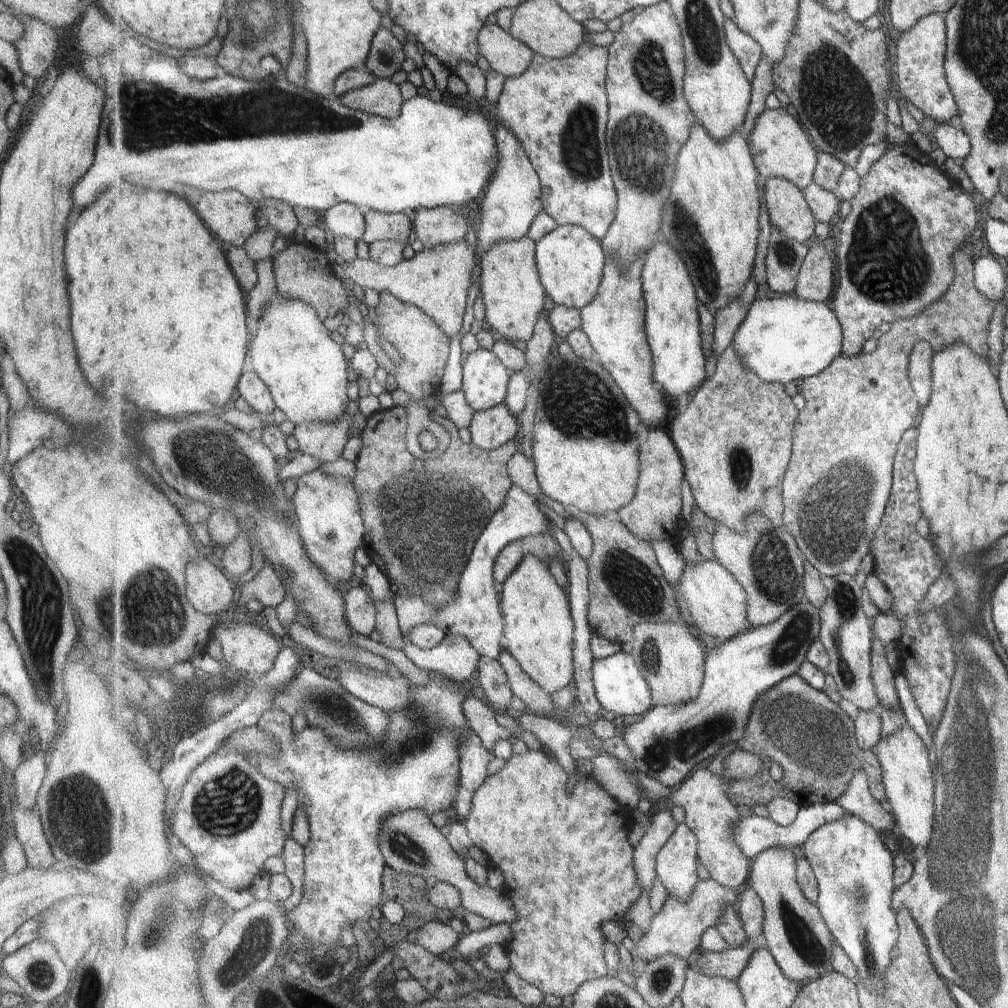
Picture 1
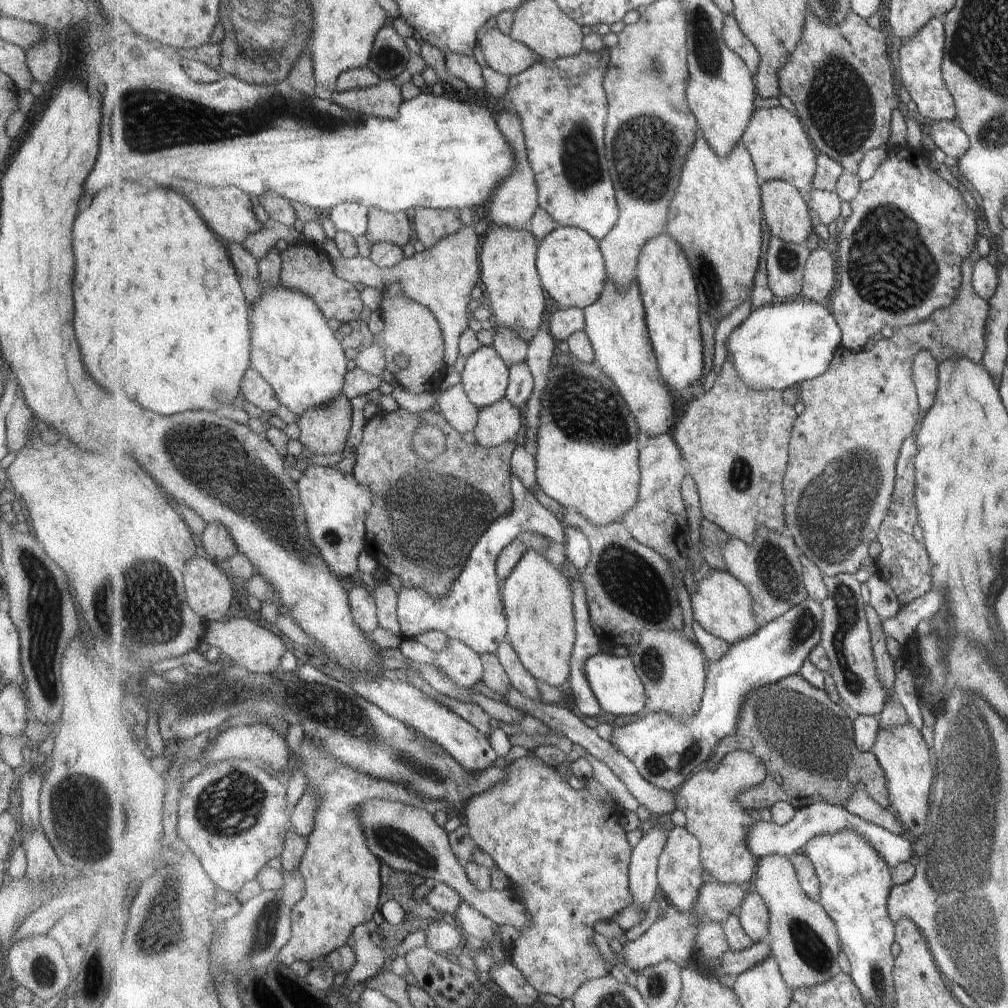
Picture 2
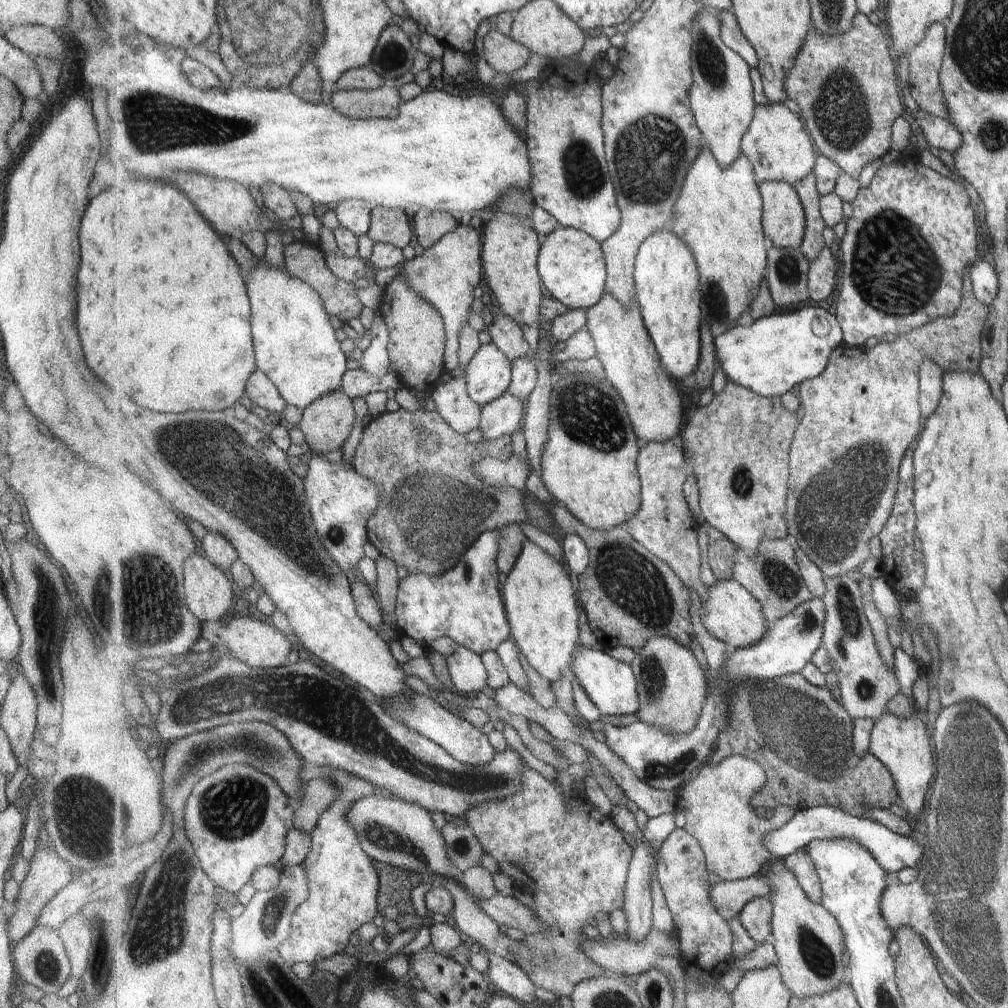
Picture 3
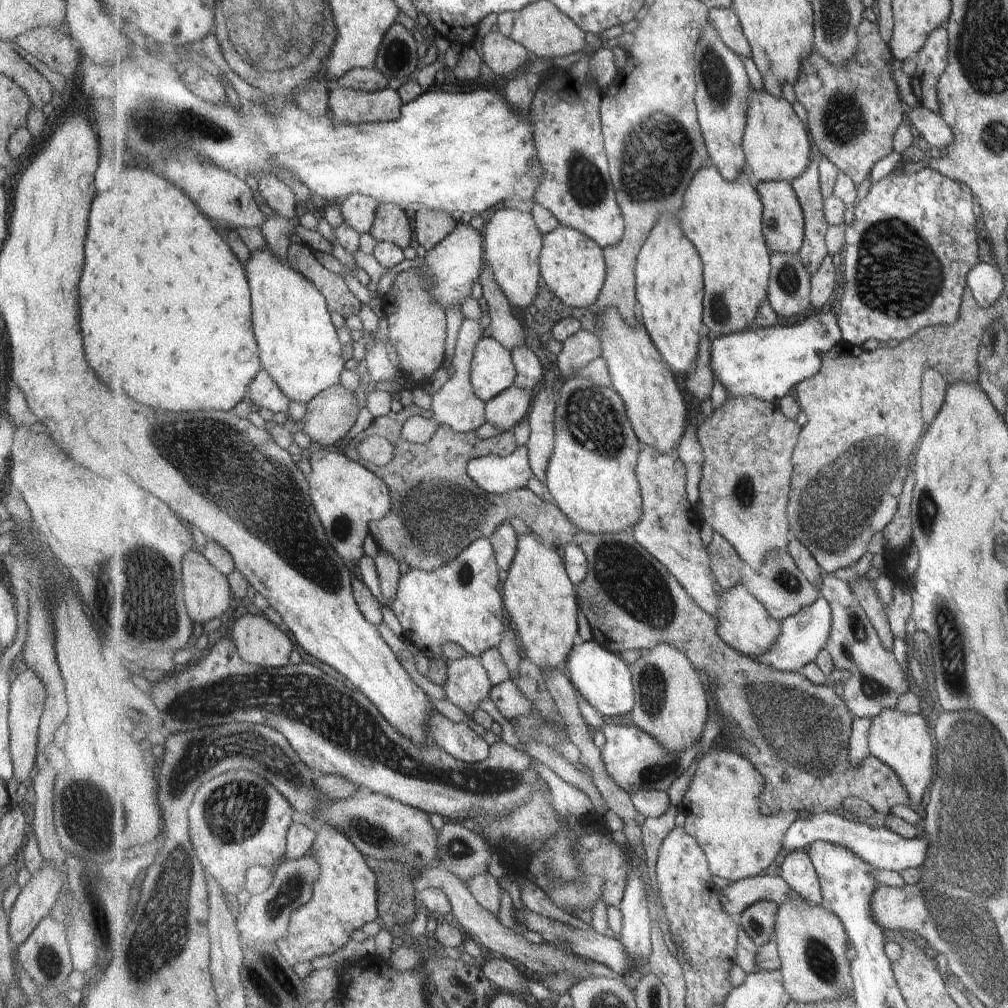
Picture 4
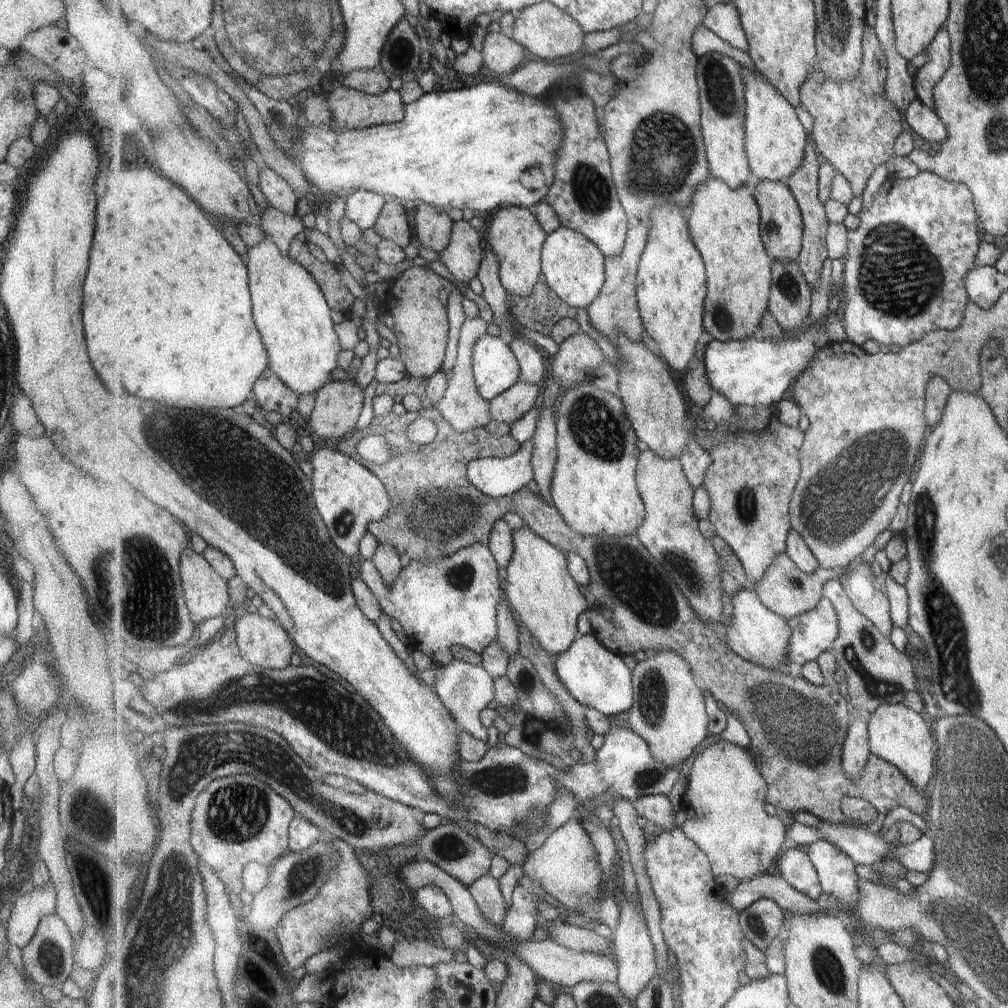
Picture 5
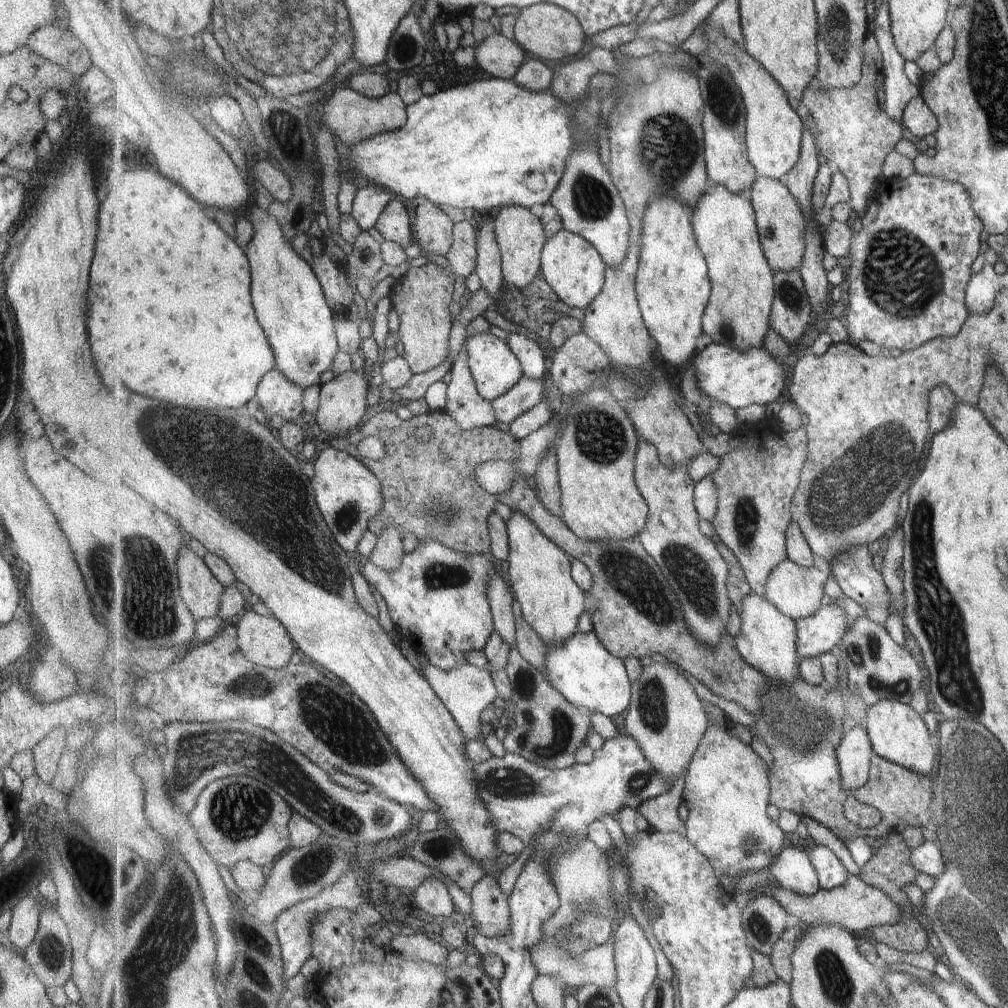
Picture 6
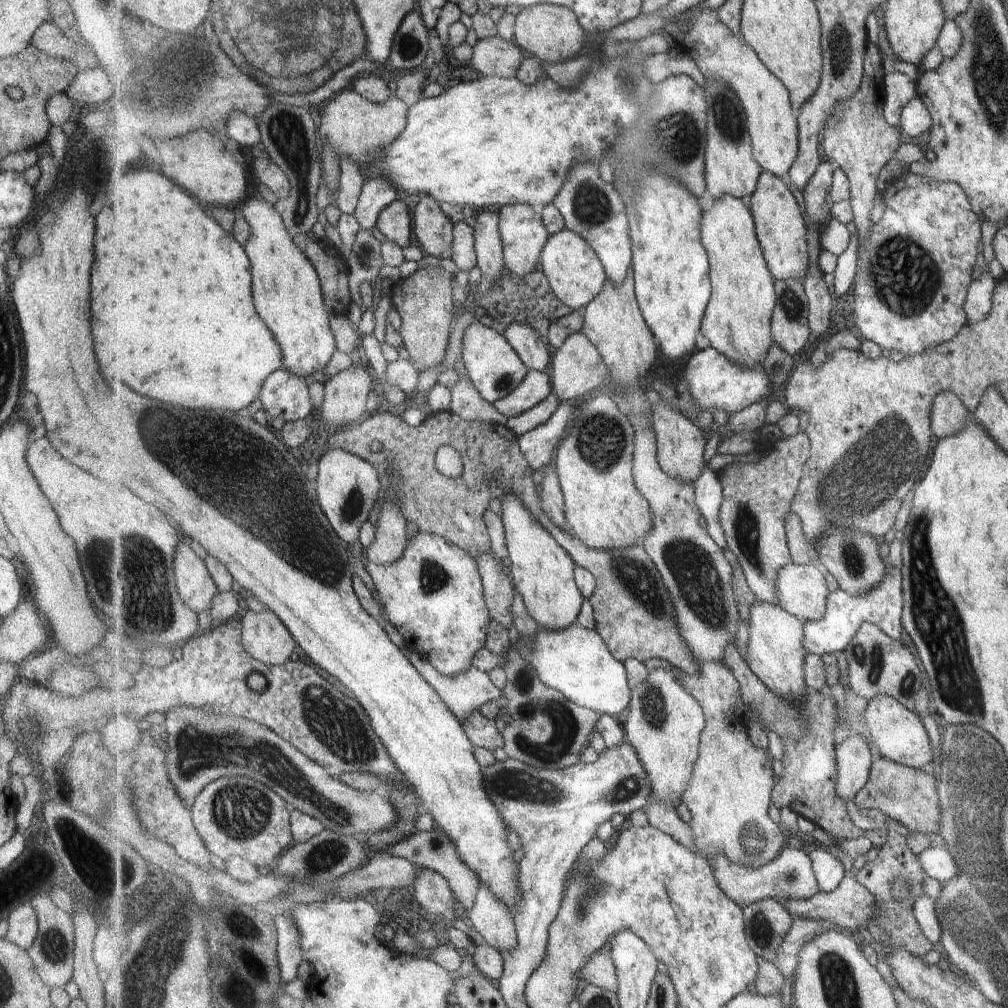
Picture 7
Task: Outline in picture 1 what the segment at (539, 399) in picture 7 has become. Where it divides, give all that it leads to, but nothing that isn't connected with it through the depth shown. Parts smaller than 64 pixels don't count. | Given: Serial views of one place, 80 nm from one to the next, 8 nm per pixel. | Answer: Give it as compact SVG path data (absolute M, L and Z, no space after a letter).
M505 403L485 412L475 412L468 430L473 444L485 452L497 450L521 436L520 422Z

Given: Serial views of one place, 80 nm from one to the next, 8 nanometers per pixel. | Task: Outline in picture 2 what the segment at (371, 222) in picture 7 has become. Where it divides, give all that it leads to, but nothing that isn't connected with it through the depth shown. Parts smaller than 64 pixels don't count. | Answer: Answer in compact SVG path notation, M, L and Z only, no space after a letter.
M347 201L332 208L330 221L339 231L345 231L357 236L365 236L370 224L369 208L365 205Z

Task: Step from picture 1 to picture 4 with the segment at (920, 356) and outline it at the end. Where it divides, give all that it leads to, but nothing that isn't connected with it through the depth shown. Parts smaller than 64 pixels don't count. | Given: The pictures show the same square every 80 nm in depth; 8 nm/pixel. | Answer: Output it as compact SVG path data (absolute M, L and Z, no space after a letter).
M926 369L922 380L922 417L927 424L935 420L945 402L947 382L933 369Z

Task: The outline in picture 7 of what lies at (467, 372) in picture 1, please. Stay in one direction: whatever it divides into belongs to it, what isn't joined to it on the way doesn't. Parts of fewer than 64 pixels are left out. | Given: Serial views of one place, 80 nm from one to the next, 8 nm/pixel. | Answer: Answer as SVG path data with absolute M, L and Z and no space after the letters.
M474 321L465 332L462 359L473 385L490 404L510 396L526 380L529 372L506 337L479 321Z

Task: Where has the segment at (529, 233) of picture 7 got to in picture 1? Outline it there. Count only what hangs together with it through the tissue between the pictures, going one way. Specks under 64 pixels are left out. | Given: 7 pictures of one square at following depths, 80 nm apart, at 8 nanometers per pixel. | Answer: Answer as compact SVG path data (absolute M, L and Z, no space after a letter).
M527 235L523 240L505 240L505 242L493 244L493 248L483 254L480 271L485 327L489 328L496 338L526 347L534 336L539 316L542 316L545 308L545 296L547 296L536 262L536 243Z

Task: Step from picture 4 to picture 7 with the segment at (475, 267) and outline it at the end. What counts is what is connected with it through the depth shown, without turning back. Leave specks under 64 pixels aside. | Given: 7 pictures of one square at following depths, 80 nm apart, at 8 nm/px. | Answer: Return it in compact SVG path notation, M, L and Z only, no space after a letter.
M460 221L454 224L454 250L451 260L458 270L470 272L473 267L477 266L475 230L467 222Z

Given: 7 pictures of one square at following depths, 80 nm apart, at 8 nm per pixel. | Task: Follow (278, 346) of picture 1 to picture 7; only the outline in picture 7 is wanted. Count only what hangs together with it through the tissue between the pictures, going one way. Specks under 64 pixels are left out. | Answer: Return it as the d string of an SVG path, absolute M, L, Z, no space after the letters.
M258 195L242 202L240 210L251 226L251 238L244 249L252 263L255 306L282 346L284 368L312 381L309 374L323 370L338 352L319 274L294 244L274 206Z

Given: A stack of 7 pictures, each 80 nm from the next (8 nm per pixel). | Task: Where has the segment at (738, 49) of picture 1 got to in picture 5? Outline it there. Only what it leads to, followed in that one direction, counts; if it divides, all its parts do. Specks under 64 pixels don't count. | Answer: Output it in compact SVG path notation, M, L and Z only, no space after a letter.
M734 1L708 7L703 25L731 46L748 52L750 47L748 38Z

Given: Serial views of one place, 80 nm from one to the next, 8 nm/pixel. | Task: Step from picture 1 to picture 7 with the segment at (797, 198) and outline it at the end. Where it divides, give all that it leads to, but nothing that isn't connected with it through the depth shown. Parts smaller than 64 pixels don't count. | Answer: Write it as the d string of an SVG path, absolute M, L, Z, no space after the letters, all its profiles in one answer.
M763 171L759 178L758 188L754 196L748 200L748 205L750 212L754 214L759 242L761 242L767 264L770 265L771 273L774 274L774 279L779 281L798 279L804 282L809 267L807 226L803 221L801 208L785 181L771 172Z

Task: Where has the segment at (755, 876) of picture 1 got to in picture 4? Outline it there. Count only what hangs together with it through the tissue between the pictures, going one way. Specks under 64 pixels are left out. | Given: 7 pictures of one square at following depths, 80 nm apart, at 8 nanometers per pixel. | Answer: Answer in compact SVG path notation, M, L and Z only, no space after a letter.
M797 891L779 905L776 943L787 992L804 1005L855 1000L851 938L842 920L826 905L806 901Z

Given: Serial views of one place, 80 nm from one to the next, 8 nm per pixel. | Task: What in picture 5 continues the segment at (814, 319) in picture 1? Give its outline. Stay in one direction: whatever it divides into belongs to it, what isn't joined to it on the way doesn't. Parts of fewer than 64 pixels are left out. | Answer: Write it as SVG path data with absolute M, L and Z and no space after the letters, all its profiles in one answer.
M808 324L804 333L794 338L783 336L776 341L755 337L746 341L724 343L714 339L705 355L706 375L715 392L722 394L736 408L741 405L773 406L783 400L794 380L806 371L819 350L831 341L824 326Z

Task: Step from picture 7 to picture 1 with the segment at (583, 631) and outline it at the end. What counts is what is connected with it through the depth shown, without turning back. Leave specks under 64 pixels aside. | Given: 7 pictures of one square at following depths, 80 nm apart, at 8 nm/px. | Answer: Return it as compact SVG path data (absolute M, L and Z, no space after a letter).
M619 651L618 653L600 657L593 662L593 682L597 690L597 698L602 707L614 713L615 716L628 716L633 719L643 717L654 707L654 690L650 681L632 655Z

